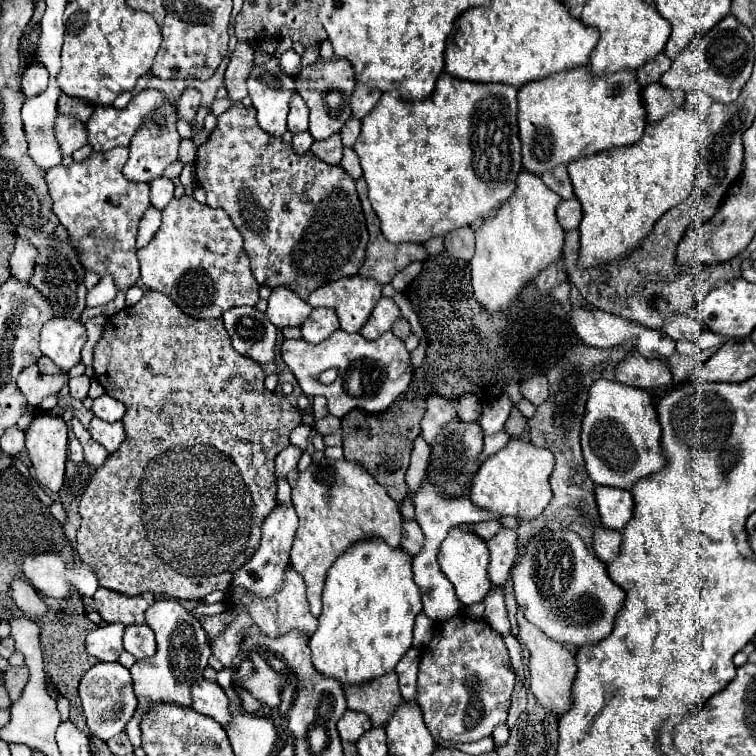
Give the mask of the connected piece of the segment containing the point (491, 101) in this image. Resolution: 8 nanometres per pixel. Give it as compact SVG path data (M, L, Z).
M440 73L440 77L436 79L434 85L434 93L424 99L422 103L406 103L402 101L398 95L382 95L380 101L376 103L376 107L362 119L362 131L358 141L354 143L354 151L360 157L360 165L364 171L364 179L368 183L368 197L370 203L380 219L380 229L384 233L384 237L390 243L424 243L428 239L436 237L444 237L446 233L458 229L458 227L466 227L466 225L474 225L478 219L482 219L484 215L488 215L490 211L498 209L516 189L516 179L518 173L522 169L522 161L520 161L520 139L518 139L518 123L516 123L516 113L518 113L518 105L516 105L516 87L510 85L490 85L490 83L472 83L472 81L462 81L462 79L454 79L446 73Z

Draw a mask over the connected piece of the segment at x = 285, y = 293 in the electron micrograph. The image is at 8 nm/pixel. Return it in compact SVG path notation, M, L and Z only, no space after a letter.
M274 287L268 297L268 309L266 317L278 327L298 327L308 315L312 307L302 301L294 291L288 287Z

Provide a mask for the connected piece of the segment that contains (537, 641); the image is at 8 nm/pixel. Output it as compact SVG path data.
M518 611L518 625L520 625L520 643L530 651L530 691L534 693L534 697L538 699L538 703L556 717L562 717L570 707L572 707L572 683L576 677L576 663L574 663L574 655L564 649L560 643L548 639L546 635L542 635L542 631L528 623L524 619L524 613Z

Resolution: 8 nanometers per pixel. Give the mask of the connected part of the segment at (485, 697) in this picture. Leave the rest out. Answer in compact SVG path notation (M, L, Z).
M456 615L456 633L442 629L434 643L422 651L418 671L418 705L424 715L424 723L434 739L452 741L478 741L490 737L494 727L504 723L510 709L510 695L514 691L516 675L510 667L508 649L502 637L484 621L468 615Z

